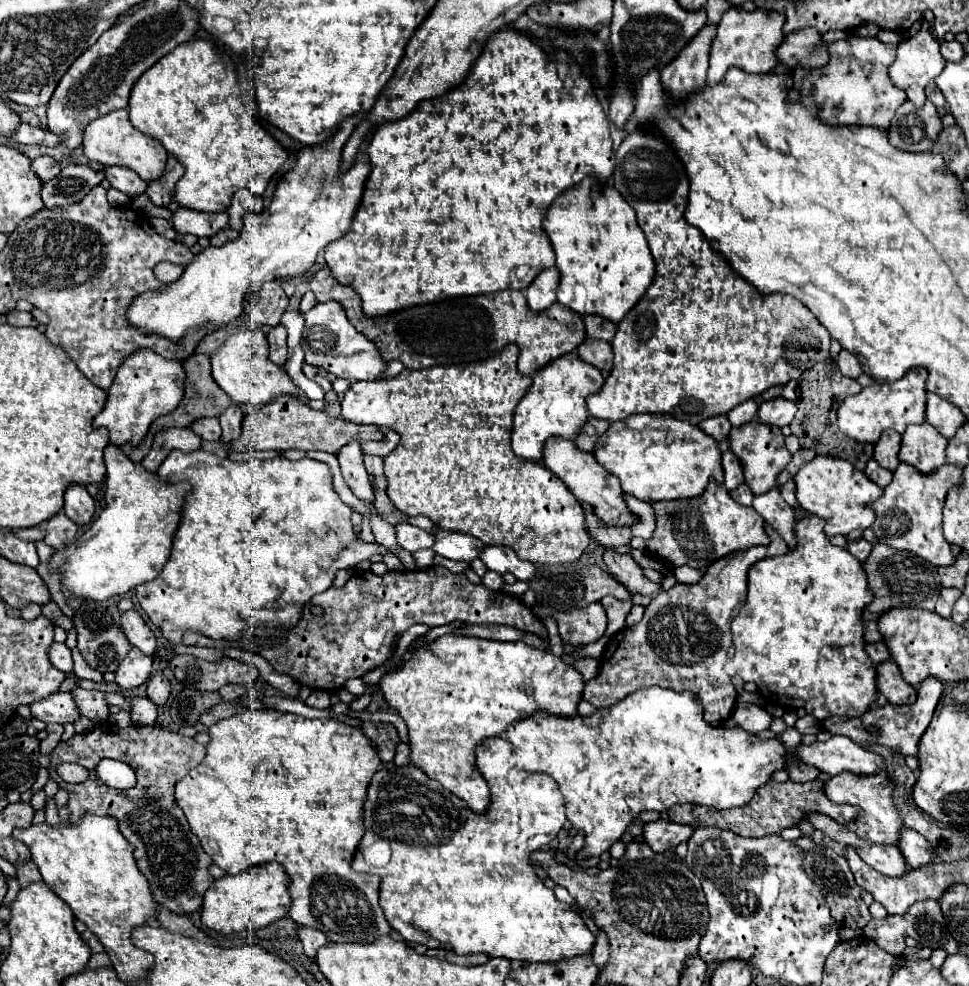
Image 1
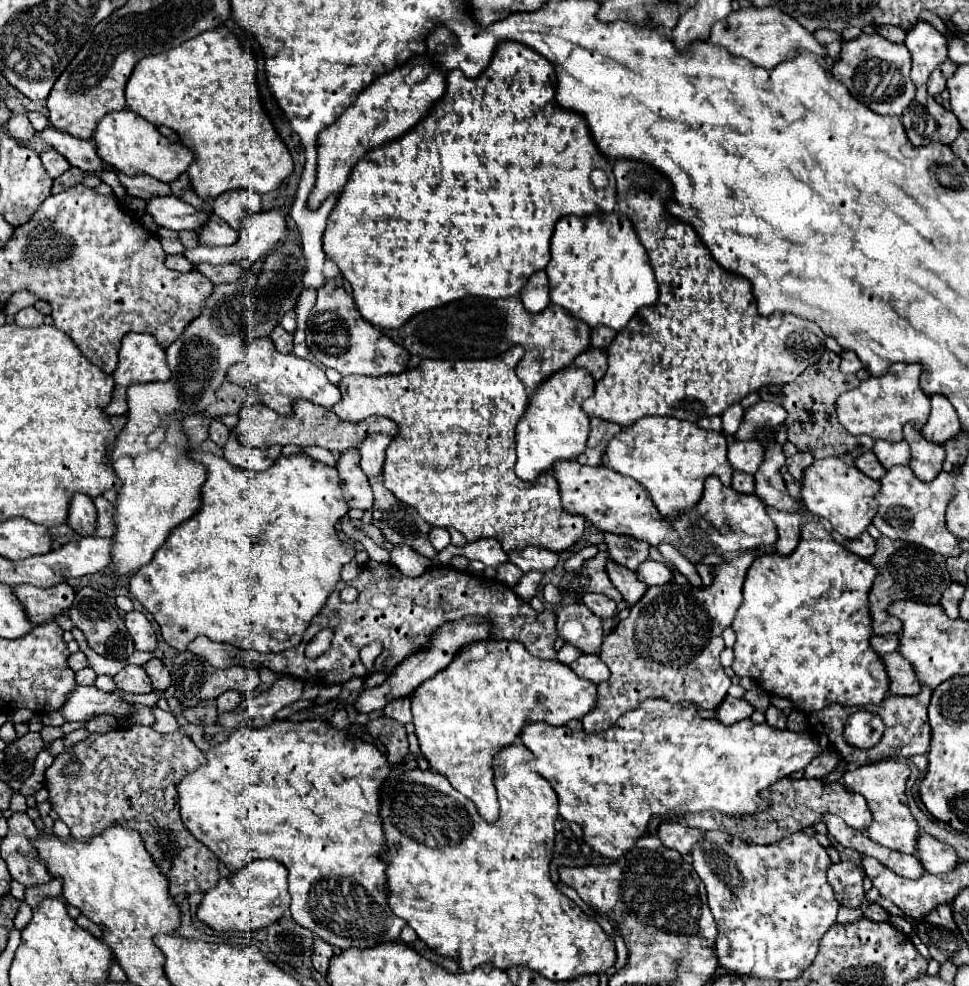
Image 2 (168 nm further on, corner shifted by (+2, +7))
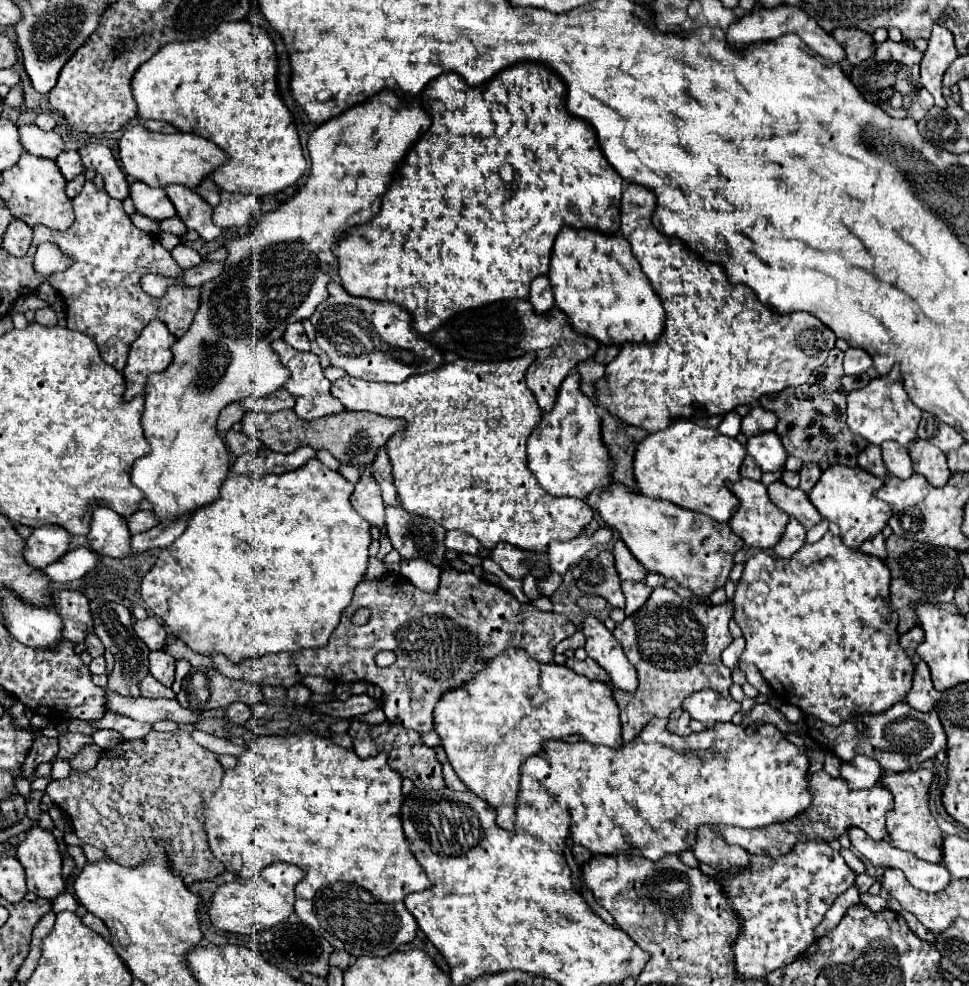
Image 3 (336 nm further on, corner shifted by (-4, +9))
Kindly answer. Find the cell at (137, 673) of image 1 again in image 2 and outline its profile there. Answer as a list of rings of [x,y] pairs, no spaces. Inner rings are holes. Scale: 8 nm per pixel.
[[[126,665],[118,675],[114,675],[114,681],[120,691],[128,691],[128,693],[150,693],[152,691],[150,677],[146,675],[142,665]]]

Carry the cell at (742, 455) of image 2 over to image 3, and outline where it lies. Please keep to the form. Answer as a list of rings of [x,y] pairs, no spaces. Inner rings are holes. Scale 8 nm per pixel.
[[[774,431],[750,437],[746,451],[748,451],[748,455],[754,457],[756,465],[762,471],[782,471],[784,463],[788,459],[784,445],[780,443],[780,437]]]

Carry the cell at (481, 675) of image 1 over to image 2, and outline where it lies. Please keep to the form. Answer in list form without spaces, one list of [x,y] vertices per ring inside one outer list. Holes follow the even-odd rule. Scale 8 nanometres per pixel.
[[[474,641],[468,649],[458,651],[458,657],[436,673],[430,681],[424,681],[410,695],[412,717],[416,737],[420,741],[422,755],[430,763],[430,769],[444,775],[454,789],[474,801],[478,813],[486,821],[498,819],[498,801],[494,789],[492,757],[502,747],[516,741],[524,723],[546,721],[550,725],[566,725],[570,719],[584,717],[596,703],[596,685],[578,677],[568,665],[560,661],[542,661],[530,655],[518,641]]]

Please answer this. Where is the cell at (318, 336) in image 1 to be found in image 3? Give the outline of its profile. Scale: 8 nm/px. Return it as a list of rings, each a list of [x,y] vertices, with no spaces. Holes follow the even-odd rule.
[[[340,283],[328,285],[328,299],[320,303],[310,321],[318,331],[316,343],[328,353],[330,363],[352,377],[400,383],[414,373],[428,373],[444,365],[442,351],[412,331],[412,317],[408,311],[394,303],[376,303],[348,295]]]

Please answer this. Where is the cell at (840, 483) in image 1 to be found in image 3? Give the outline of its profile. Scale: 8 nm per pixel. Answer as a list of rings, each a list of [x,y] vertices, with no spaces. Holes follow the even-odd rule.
[[[832,465],[828,467],[828,471],[822,473],[820,481],[814,485],[808,497],[826,521],[834,521],[840,527],[840,535],[844,543],[852,549],[860,549],[860,545],[866,539],[872,539],[884,529],[884,525],[892,515],[892,509],[888,507],[888,503],[874,497],[874,491],[880,489],[882,485],[884,485],[882,479],[870,475],[860,467],[852,469],[844,465]]]

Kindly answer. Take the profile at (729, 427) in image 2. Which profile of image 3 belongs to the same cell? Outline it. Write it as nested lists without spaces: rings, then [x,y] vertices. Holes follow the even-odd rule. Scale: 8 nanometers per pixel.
[[[730,411],[722,417],[722,423],[718,425],[718,431],[728,437],[736,437],[740,433],[740,415],[736,411]]]

